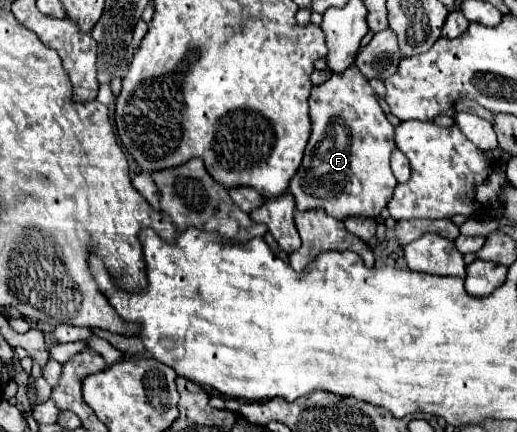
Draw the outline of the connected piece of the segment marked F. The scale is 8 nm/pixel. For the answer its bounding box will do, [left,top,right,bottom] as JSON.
[290,67,398,219]

